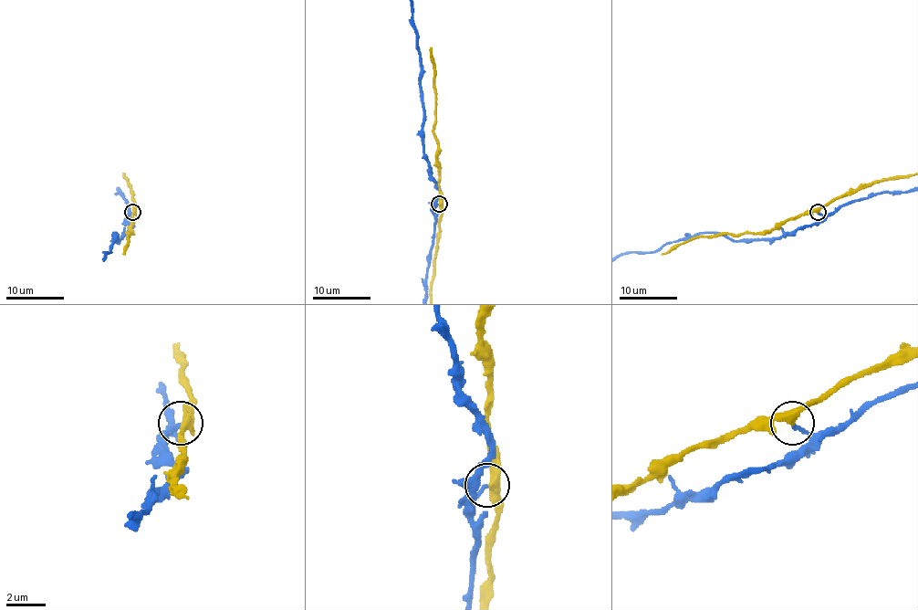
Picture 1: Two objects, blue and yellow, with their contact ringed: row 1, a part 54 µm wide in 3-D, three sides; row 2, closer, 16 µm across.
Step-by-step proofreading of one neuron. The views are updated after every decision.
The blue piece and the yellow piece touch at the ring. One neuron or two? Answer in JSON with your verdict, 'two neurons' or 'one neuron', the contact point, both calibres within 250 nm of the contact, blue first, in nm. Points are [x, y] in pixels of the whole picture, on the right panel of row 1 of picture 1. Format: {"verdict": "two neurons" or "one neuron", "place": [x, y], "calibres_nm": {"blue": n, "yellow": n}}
{"verdict": "two neurons", "place": [818, 212], "calibres_nm": {"blue": 190, "yellow": 360}}

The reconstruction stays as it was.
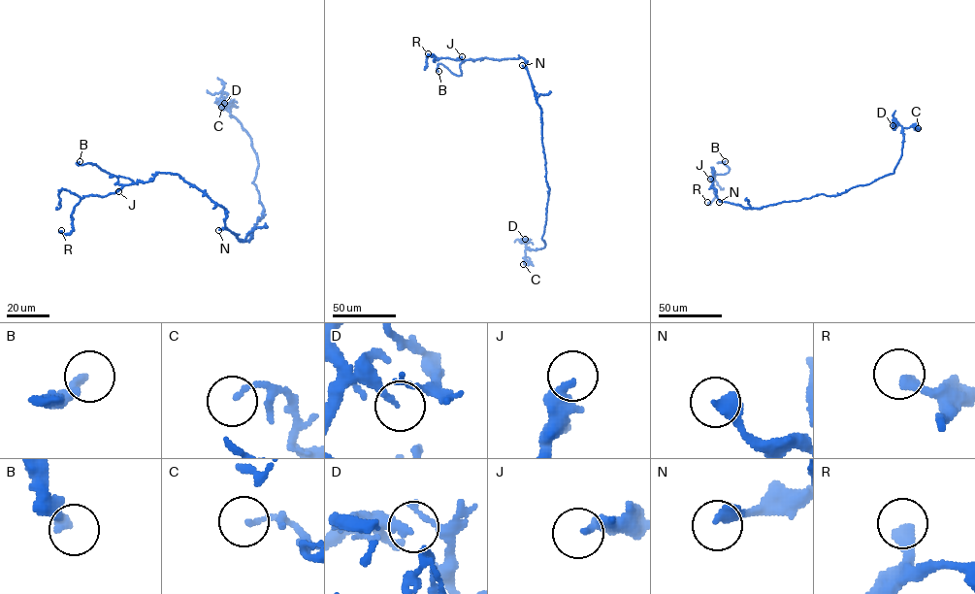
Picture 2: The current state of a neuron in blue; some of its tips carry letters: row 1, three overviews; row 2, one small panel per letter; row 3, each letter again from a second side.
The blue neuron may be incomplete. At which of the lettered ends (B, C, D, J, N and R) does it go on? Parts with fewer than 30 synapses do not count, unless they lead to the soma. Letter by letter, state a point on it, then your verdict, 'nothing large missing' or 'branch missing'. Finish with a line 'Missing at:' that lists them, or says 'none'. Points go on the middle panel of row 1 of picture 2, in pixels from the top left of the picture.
B: place (438, 71); nothing large missing
C: place (523, 264); nothing large missing
D: place (525, 239); nothing large missing
J: place (462, 56); nothing large missing
N: place (522, 65); nothing large missing
R: place (428, 53); nothing large missing
Missing at: none

